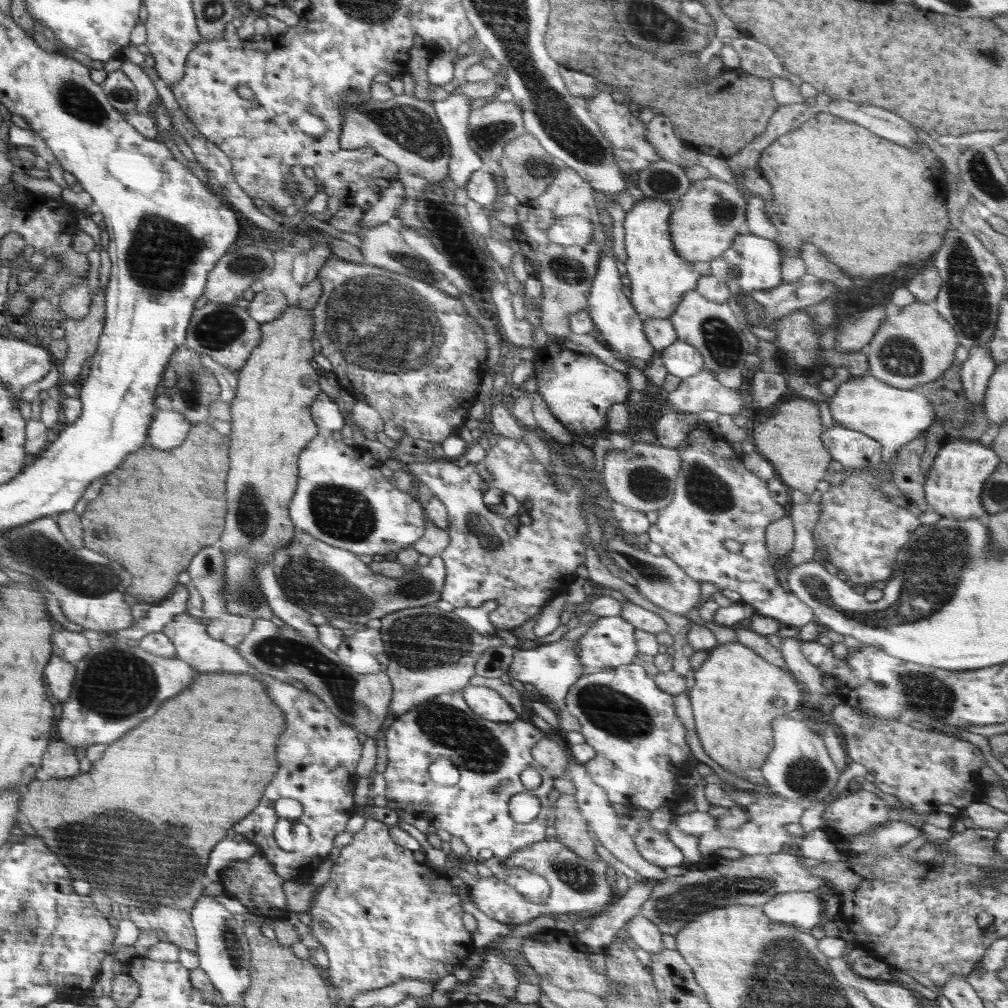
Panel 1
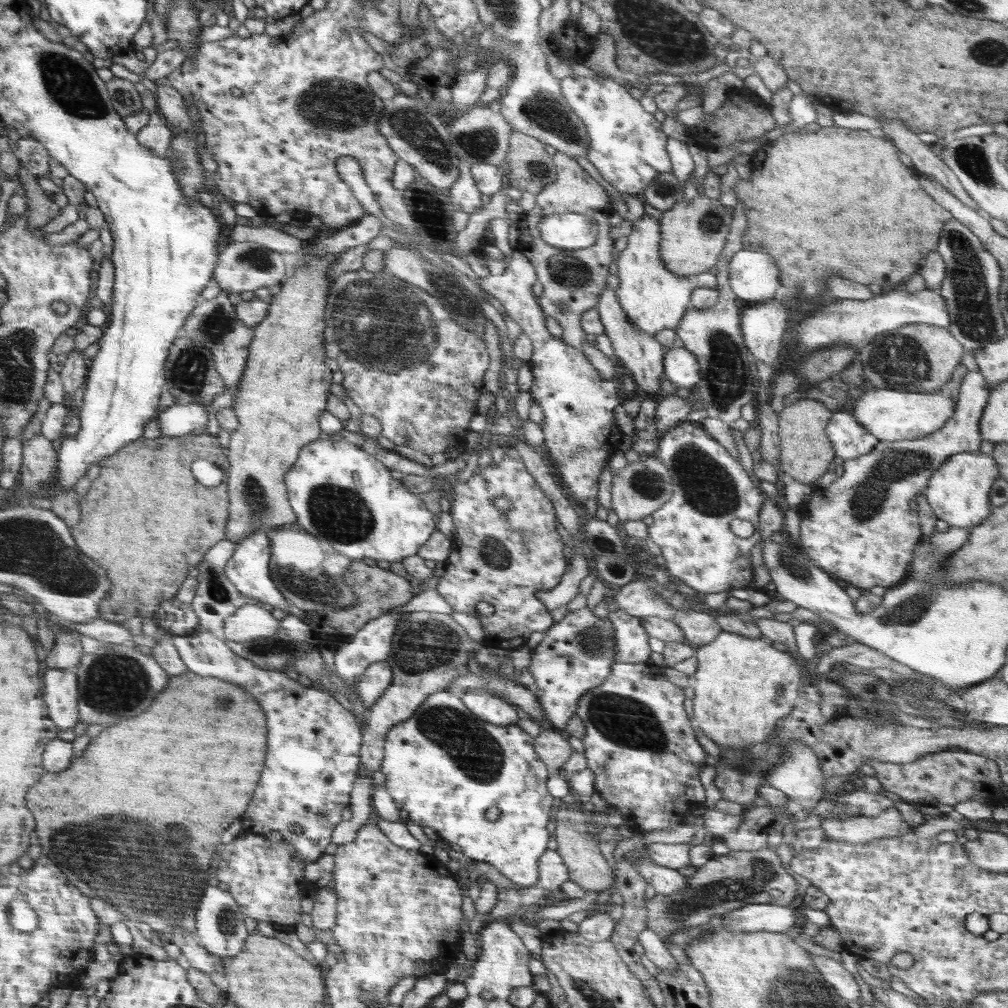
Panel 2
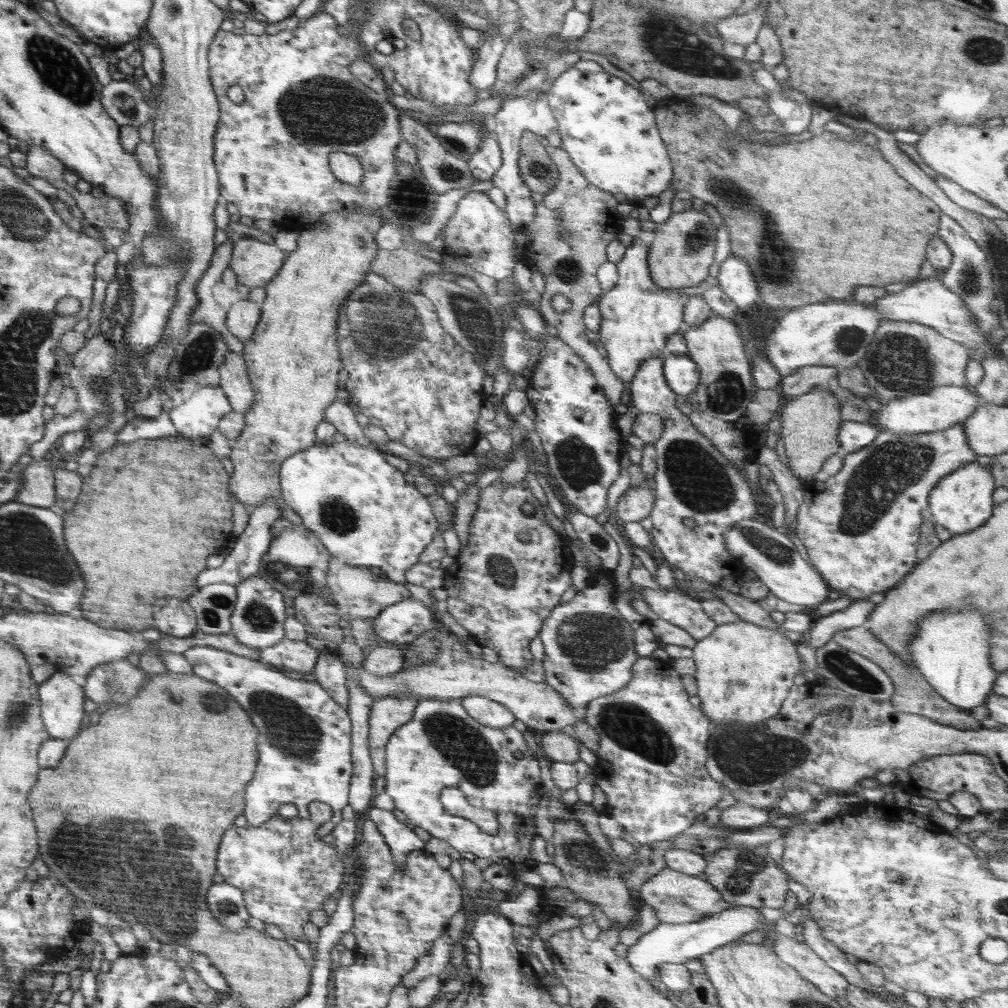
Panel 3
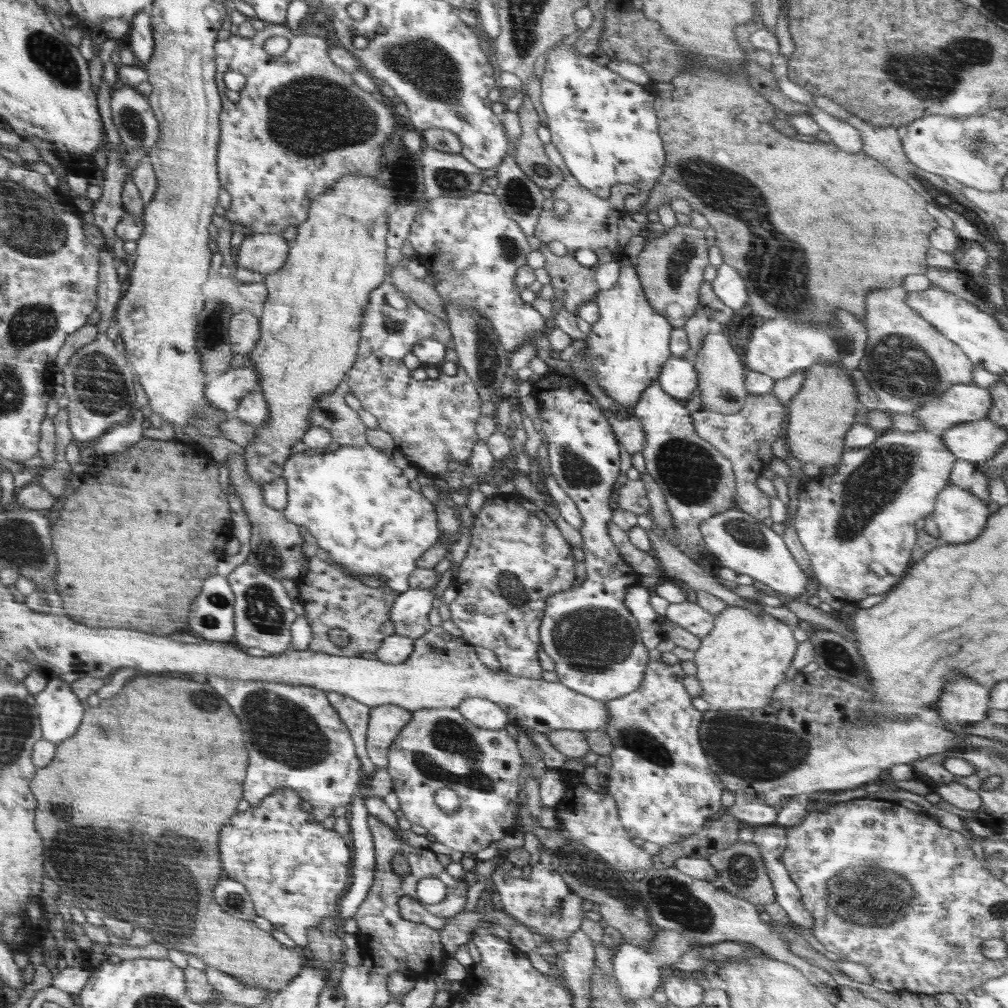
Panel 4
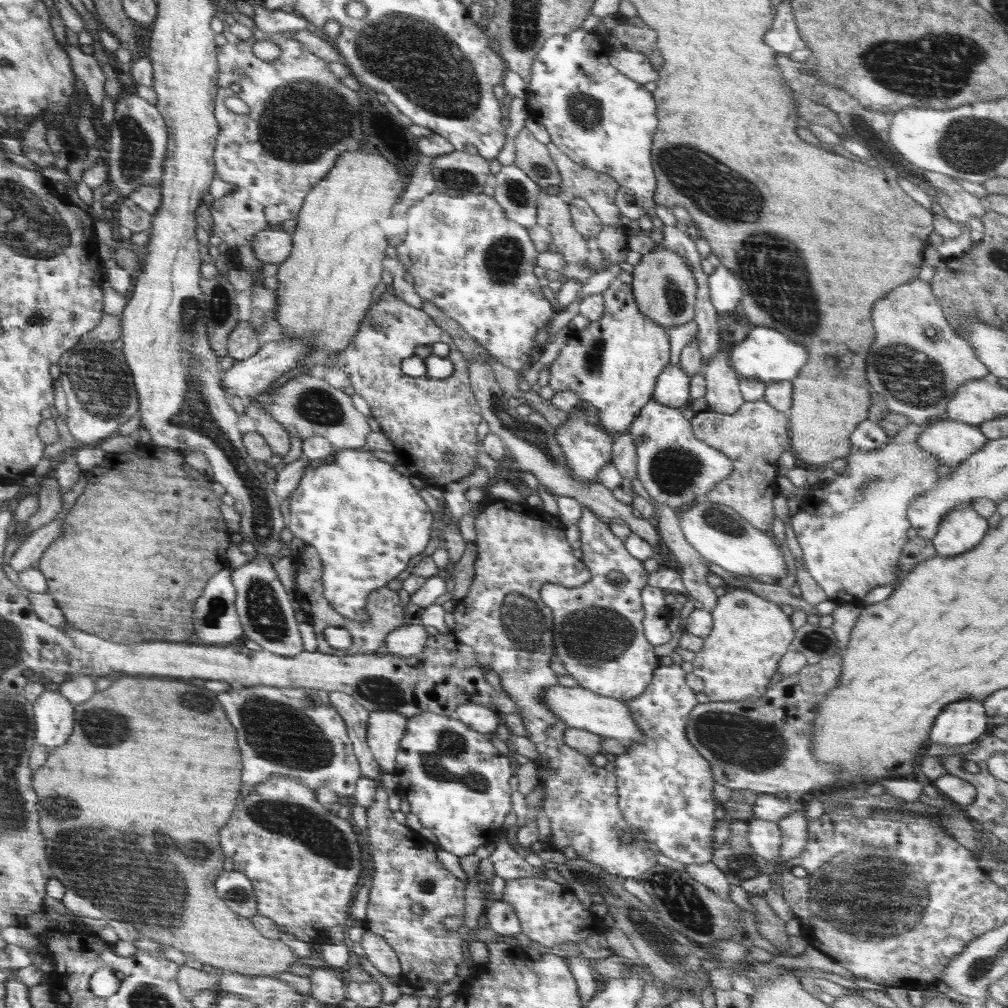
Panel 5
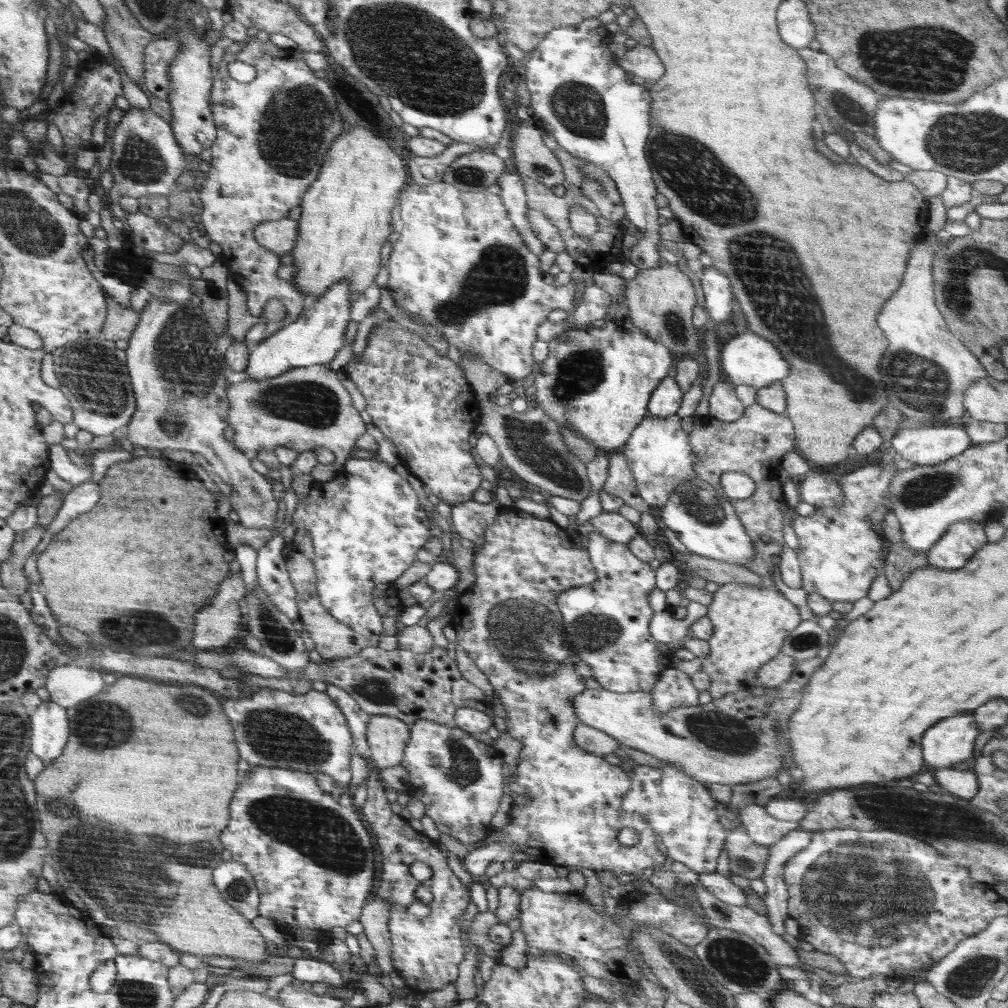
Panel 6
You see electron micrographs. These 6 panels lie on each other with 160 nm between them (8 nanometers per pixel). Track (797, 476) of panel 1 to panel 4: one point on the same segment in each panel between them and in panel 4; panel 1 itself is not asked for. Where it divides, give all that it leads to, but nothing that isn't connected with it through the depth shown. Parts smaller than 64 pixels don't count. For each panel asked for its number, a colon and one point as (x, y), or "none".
2: (806, 453)
3: (810, 423)
4: (818, 417)

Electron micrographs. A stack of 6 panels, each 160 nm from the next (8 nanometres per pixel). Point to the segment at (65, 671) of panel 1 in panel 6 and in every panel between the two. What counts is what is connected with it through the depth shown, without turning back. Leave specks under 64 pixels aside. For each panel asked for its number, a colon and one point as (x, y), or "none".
2: (62, 695)
3: (62, 696)
4: (60, 710)
5: (54, 713)
6: (49, 734)

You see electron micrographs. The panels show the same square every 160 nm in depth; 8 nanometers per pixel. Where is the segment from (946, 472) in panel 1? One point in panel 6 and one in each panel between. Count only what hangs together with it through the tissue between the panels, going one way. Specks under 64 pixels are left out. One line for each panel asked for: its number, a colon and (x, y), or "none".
2: (958, 493)
3: (961, 502)
4: (960, 517)
5: (962, 529)
6: (958, 544)

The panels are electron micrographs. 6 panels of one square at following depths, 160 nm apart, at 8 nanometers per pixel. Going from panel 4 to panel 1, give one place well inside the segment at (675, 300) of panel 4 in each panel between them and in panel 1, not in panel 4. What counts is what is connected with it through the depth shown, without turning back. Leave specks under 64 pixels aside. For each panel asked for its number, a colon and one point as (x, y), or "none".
1: (704, 221)
2: (693, 232)
3: (682, 251)

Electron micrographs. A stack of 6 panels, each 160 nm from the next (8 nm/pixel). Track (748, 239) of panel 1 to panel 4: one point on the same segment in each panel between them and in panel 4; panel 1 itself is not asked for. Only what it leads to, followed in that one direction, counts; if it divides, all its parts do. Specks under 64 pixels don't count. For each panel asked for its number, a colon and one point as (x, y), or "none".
2: (754, 277)
3: (735, 276)
4: (730, 287)

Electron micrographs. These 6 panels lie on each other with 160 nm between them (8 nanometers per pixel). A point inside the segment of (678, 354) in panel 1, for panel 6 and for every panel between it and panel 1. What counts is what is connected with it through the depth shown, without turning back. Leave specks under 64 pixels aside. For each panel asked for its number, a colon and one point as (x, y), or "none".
2: (680, 365)
3: (682, 374)
4: (678, 378)
5: (672, 388)
6: (666, 399)

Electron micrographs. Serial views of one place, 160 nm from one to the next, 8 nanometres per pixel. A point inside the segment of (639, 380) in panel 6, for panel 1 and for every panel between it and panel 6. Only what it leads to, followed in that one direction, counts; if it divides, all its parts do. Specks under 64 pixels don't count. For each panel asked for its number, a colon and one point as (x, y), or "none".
1: (659, 277)
2: (653, 298)
3: (638, 317)
4: (629, 343)
5: (613, 364)

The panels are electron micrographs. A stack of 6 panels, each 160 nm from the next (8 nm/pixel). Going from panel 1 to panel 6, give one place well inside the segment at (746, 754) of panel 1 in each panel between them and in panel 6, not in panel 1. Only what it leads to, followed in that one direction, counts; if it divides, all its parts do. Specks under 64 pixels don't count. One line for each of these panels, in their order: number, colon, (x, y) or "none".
2: (743, 686)
3: (744, 672)
4: (740, 662)
5: (750, 635)
6: (750, 623)

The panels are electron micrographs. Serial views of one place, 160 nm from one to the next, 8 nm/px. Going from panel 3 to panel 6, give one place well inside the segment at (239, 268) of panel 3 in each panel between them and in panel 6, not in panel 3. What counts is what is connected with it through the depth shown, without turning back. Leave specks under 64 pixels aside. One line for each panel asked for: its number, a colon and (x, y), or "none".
4: (265, 253)
5: (273, 246)
6: (279, 236)

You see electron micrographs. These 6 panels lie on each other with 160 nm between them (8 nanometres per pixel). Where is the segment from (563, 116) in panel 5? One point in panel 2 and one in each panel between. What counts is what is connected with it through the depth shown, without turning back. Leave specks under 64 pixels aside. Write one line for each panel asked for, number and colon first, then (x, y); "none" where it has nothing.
2: (627, 146)
3: (608, 130)
4: (605, 126)

